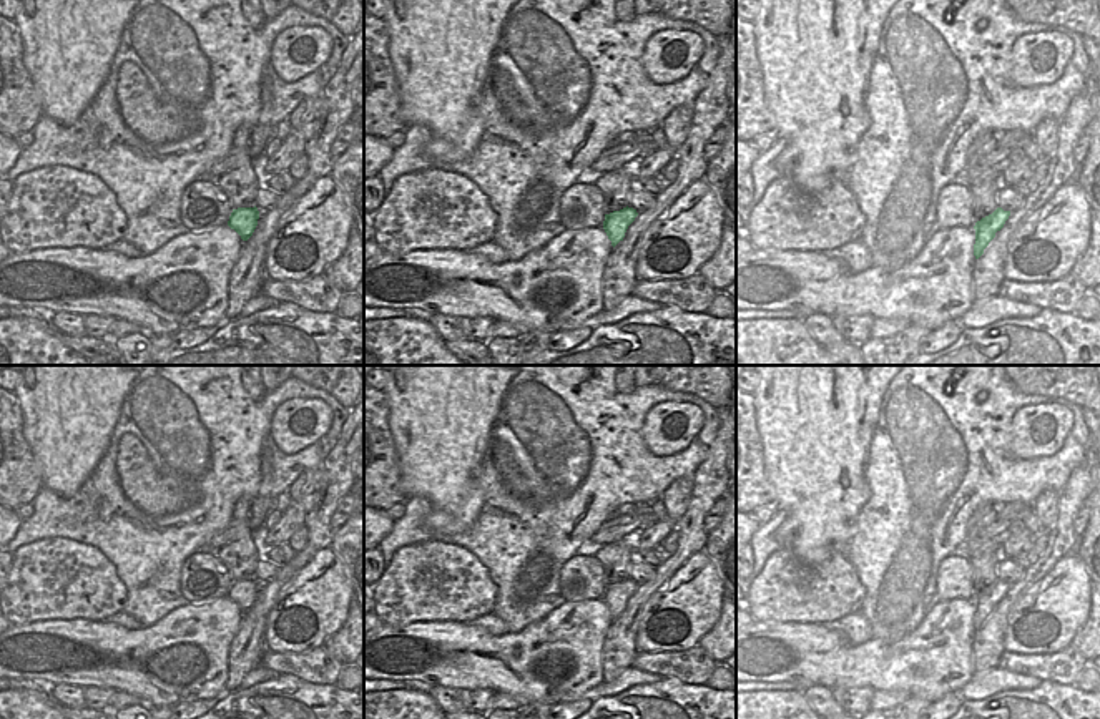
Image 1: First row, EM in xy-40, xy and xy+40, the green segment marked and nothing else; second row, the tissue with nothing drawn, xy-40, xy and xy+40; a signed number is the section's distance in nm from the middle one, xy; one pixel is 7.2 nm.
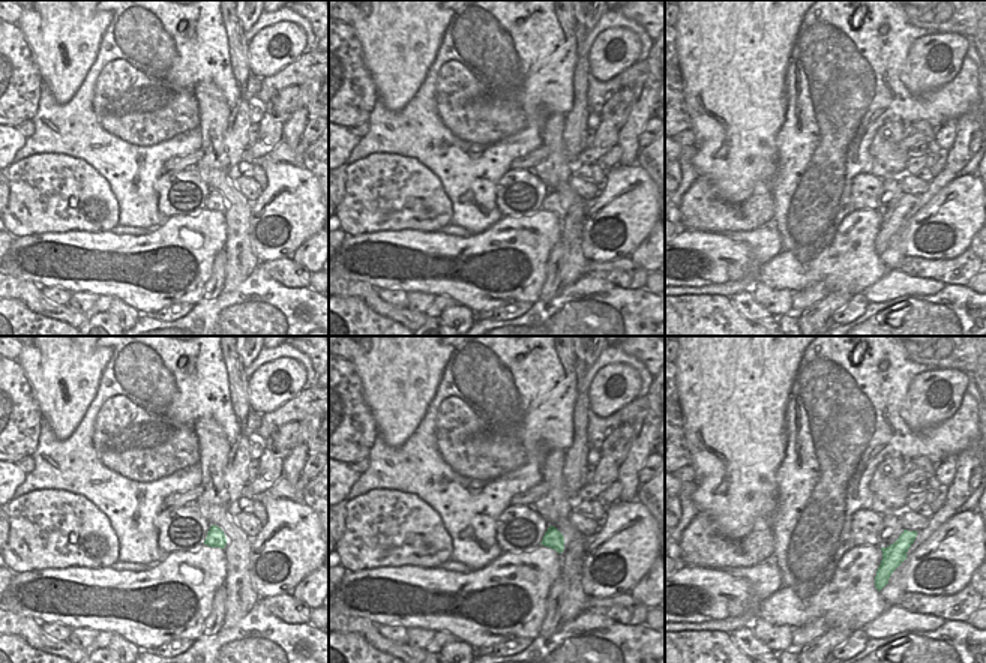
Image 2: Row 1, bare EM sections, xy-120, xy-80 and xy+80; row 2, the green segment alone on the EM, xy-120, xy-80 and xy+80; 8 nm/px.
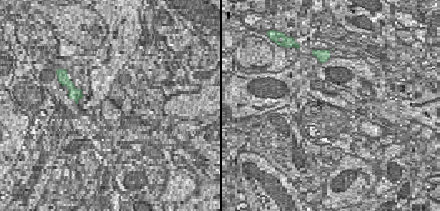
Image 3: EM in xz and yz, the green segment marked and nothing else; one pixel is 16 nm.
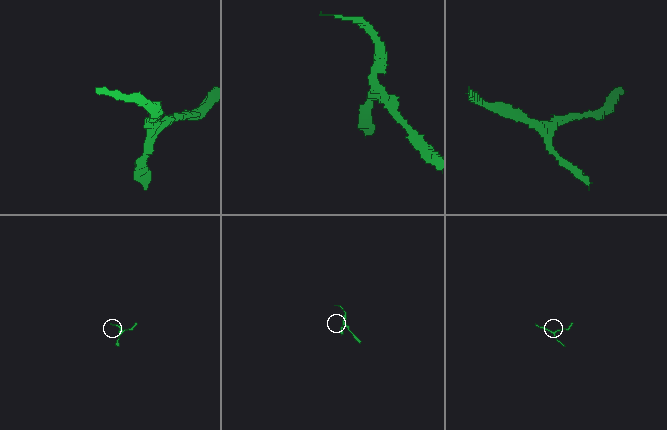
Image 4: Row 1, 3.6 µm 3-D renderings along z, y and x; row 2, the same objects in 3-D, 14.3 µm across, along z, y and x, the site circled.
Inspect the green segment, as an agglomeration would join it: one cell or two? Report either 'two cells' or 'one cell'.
two cells

